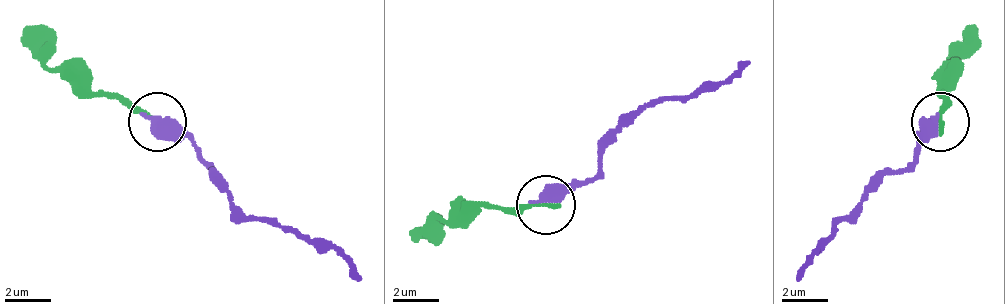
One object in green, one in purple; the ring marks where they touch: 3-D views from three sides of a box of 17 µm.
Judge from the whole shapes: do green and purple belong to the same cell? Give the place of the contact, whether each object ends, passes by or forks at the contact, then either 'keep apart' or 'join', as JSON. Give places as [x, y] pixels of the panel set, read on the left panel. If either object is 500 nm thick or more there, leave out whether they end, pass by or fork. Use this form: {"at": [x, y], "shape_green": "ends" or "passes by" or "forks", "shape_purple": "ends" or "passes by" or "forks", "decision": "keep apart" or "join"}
{"at": [157, 122], "decision": "join"}

